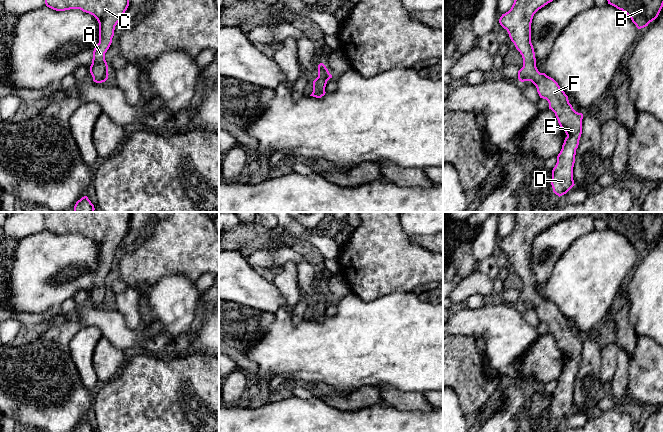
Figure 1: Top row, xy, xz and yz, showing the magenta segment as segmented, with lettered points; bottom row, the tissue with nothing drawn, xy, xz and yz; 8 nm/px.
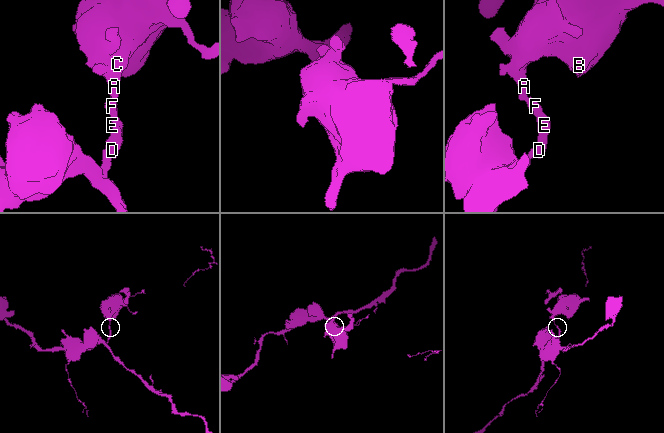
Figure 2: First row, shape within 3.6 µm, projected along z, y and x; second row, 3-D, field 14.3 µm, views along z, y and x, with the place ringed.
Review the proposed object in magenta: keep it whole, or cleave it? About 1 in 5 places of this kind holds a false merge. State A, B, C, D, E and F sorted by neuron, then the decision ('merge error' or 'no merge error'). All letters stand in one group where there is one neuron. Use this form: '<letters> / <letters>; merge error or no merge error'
A B C D E F; no merge error

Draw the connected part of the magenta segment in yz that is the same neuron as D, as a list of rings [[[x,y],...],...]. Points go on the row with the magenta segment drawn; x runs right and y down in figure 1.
[[[514,0],[511,9],[502,14],[499,19],[500,25],[507,30],[511,41],[523,58],[523,67],[518,71],[518,79],[521,82],[531,81],[537,88],[540,98],[546,99],[558,120],[560,127],[565,131],[567,137],[564,140],[562,149],[557,156],[557,163],[552,170],[551,185],[553,192],[559,197],[566,194],[575,184],[573,180],[573,167],[575,163],[576,149],[582,134],[583,114],[576,112],[569,103],[568,96],[560,88],[558,83],[545,73],[540,73],[536,67],[536,58],[533,45],[531,43],[531,23],[534,14],[552,2],[553,0]]]

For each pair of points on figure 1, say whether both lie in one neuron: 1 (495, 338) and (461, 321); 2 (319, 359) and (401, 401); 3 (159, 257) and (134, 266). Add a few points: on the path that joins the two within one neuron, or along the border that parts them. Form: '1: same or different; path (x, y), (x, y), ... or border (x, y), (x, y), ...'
1: same; path (488, 329), (481, 322), (470, 322)
2: different; border (376, 386), (390, 384), (401, 391)
3: same; path (153, 257), (140, 265)

